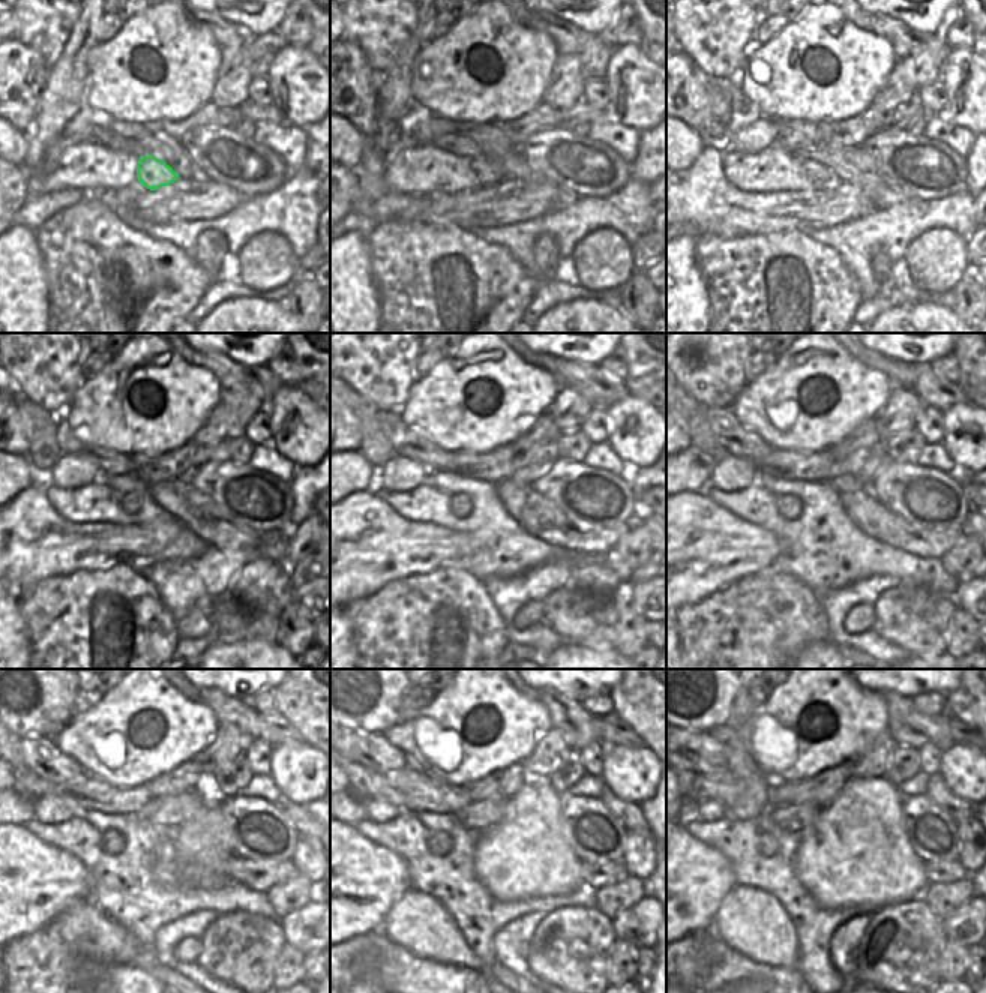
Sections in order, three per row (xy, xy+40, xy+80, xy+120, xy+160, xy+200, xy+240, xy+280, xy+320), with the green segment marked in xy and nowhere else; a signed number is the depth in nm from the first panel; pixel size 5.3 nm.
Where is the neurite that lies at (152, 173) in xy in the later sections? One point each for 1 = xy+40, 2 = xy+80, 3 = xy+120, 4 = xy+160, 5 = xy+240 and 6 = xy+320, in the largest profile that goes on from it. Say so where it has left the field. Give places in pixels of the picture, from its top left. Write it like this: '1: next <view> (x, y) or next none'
1: next xy+40 (486, 173)
2: next xy+80 (820, 173)
3: next xy+120 (131, 504)
4: next xy+160 (459, 506)
5: next xy+240 (111, 842)
6: next xy+320 (769, 845)

